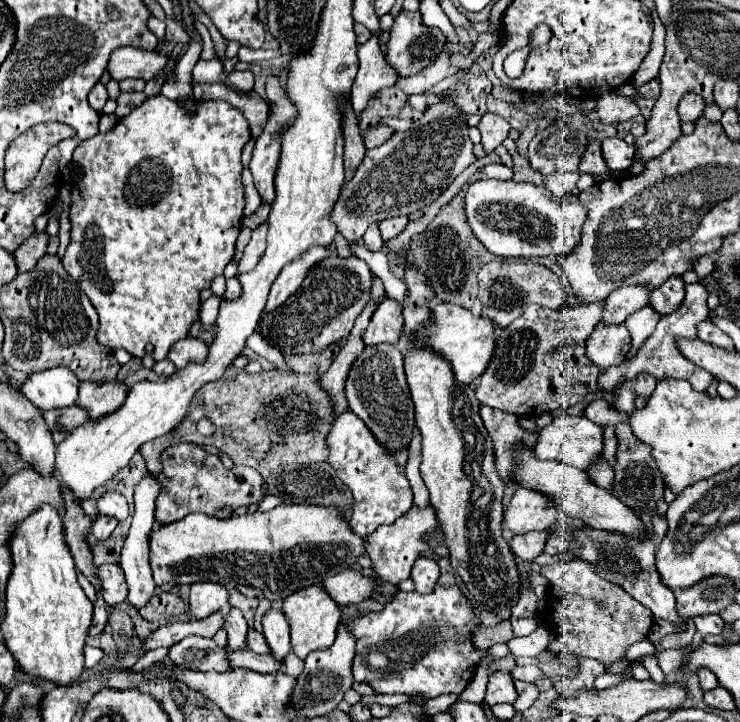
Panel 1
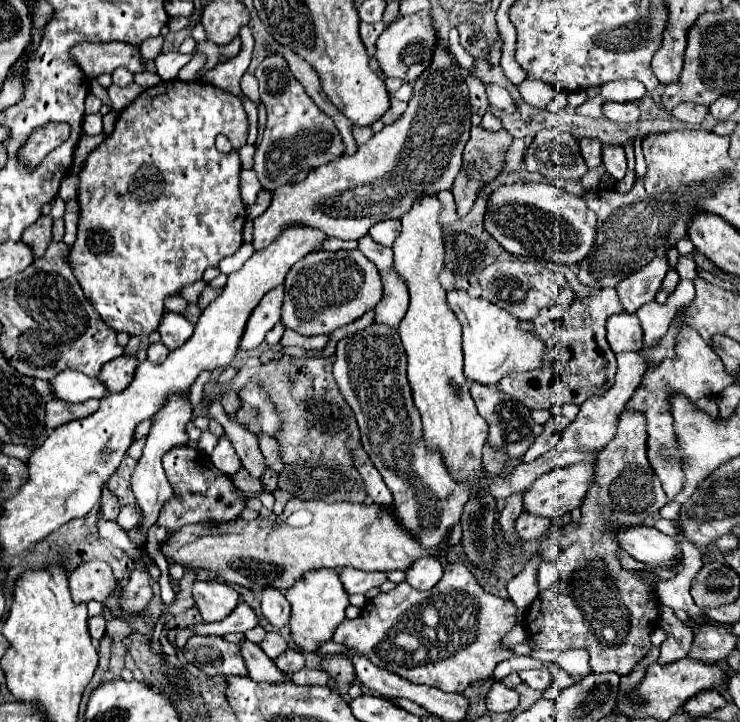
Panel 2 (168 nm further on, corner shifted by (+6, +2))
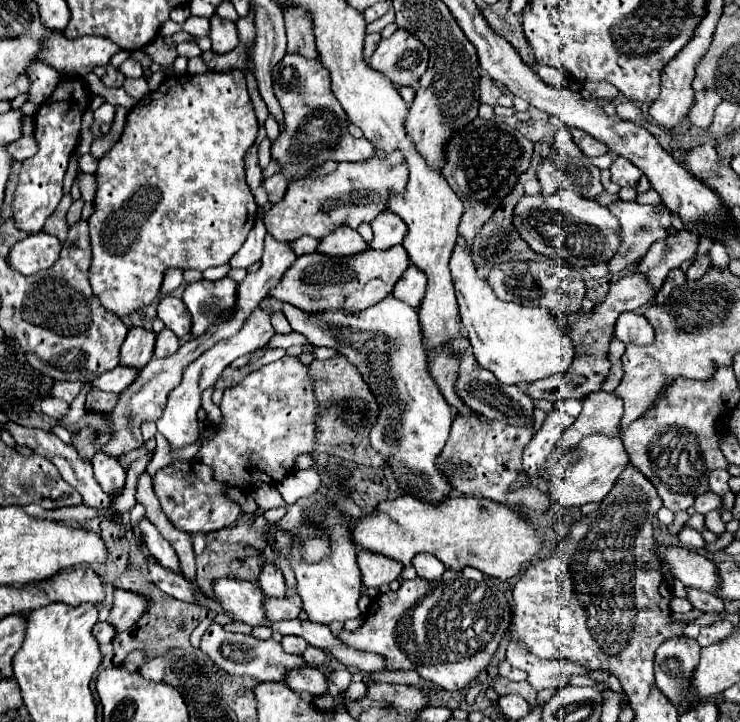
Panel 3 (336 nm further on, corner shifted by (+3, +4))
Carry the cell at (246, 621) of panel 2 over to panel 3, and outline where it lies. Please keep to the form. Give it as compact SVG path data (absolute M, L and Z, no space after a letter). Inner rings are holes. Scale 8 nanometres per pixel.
M289 594L285 598L269 598L265 610L271 620L291 620L297 618L303 610L303 600L297 594Z

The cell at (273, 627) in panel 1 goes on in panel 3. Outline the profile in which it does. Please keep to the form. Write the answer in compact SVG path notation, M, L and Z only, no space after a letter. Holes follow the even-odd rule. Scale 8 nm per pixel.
M273 562L263 564L263 570L261 570L261 574L259 574L259 584L261 584L261 588L263 588L263 592L265 592L267 596L279 598L279 596L285 596L285 594L287 594L285 578L283 578L281 570L279 570Z

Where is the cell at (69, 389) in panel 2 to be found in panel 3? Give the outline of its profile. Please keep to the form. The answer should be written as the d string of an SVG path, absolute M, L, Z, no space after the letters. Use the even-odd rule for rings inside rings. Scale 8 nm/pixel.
M123 364L115 366L111 372L105 372L103 376L99 376L99 380L93 380L91 384L85 384L85 388L81 390L81 394L77 396L77 400L85 400L85 394L91 390L91 386L99 388L99 390L107 390L107 392L123 392L129 384L135 382L135 376L139 376L139 368L125 368Z

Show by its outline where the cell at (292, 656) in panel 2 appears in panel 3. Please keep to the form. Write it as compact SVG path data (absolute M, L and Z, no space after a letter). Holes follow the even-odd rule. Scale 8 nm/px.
M311 646L311 648L307 648L307 652L303 652L303 658L307 660L307 664L315 664L315 666L319 666L319 664L323 664L323 662L327 660L327 652L321 650L321 648Z

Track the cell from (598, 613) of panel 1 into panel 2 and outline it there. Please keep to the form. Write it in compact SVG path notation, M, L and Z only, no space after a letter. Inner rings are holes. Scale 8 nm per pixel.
M626 408L618 418L616 436L600 450L596 458L596 476L586 492L586 498L582 500L582 518L576 524L568 524L560 528L554 534L548 534L548 538L538 546L538 552L544 560L552 560L560 566L560 578L548 588L542 590L536 600L530 604L524 616L524 626L528 634L534 638L536 648L540 650L570 650L570 648L584 648L590 654L590 666L592 672L616 672L620 676L632 672L632 668L648 654L650 650L650 632L658 626L658 598L654 594L654 588L648 588L640 580L636 572L624 570L616 558L616 540L612 532L606 528L606 524L642 524L648 516L652 516L660 506L668 502L658 476L654 474L646 450L646 420L644 414L638 410Z

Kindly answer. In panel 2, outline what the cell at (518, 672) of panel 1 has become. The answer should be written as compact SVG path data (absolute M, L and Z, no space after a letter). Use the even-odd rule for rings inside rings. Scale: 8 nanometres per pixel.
M522 670L518 674L528 686L540 688L540 690L546 690L548 684L552 682L552 674L548 670Z

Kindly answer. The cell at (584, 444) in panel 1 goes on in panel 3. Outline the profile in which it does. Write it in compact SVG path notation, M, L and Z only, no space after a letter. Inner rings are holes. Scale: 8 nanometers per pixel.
M551 410L543 420L541 428L535 432L531 442L523 450L523 468L529 476L537 476L543 468L551 450L559 444L565 428L569 428L575 418L567 416L563 410Z

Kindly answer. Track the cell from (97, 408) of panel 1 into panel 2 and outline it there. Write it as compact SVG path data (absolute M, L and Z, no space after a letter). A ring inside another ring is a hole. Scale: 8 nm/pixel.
M120 356L120 358L104 364L96 378L106 386L108 394L116 394L116 392L122 392L132 382L136 366L138 366L136 358Z

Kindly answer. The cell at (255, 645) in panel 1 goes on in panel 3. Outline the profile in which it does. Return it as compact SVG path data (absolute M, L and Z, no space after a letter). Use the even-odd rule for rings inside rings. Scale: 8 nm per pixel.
M285 636L281 644L283 644L285 652L289 652L289 654L303 654L305 648L309 648L309 642L305 642L299 636Z

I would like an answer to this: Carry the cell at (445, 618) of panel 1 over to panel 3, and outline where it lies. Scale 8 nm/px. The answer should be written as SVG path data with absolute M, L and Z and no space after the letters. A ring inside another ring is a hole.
M465 568L461 572L445 570L445 574L435 582L427 582L423 578L403 580L399 590L391 590L387 594L379 594L371 600L371 606L367 610L365 624L357 632L341 632L343 644L351 644L351 648L361 652L375 652L385 658L385 666L389 670L415 670L421 678L431 680L443 690L455 692L463 690L479 676L481 670L491 662L493 654L499 648L501 638L505 636L507 628L511 624L511 606L505 598L505 594L493 584L493 580L483 574L477 568ZM423 596L431 596L431 606L427 608L425 620L413 620L415 608L421 604Z

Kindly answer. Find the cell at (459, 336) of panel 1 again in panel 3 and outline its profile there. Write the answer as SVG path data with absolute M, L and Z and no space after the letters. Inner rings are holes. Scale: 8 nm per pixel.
M455 246L449 266L457 292L461 322L469 332L475 358L479 358L479 364L485 370L493 372L503 384L535 382L559 372L567 372L575 358L575 344L571 336L567 336L567 324L559 316L551 314L547 308L499 300L491 286L477 276L471 252L463 246Z

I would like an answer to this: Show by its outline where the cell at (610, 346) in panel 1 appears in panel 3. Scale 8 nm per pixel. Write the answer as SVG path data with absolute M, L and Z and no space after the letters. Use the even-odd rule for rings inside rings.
M623 312L615 324L615 336L625 344L651 344L653 328L647 318L635 312Z

